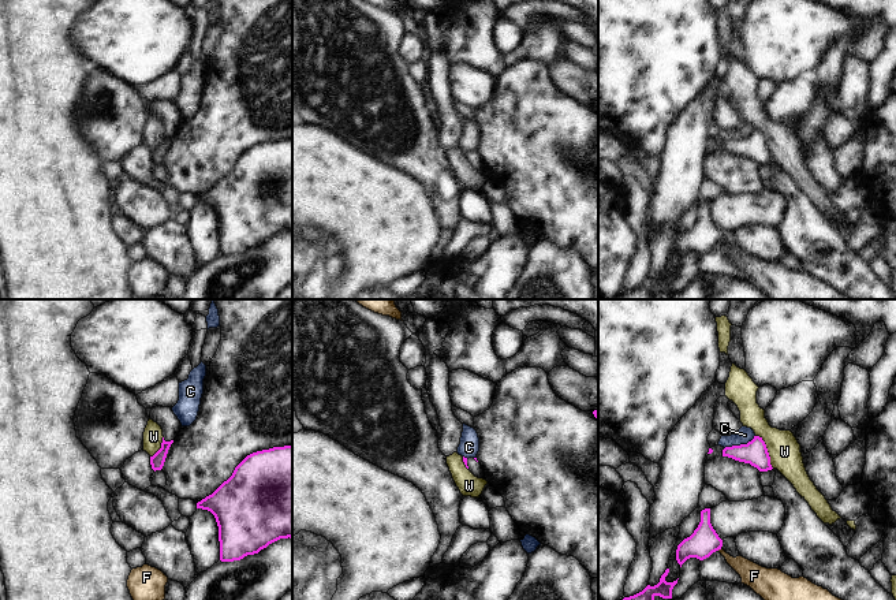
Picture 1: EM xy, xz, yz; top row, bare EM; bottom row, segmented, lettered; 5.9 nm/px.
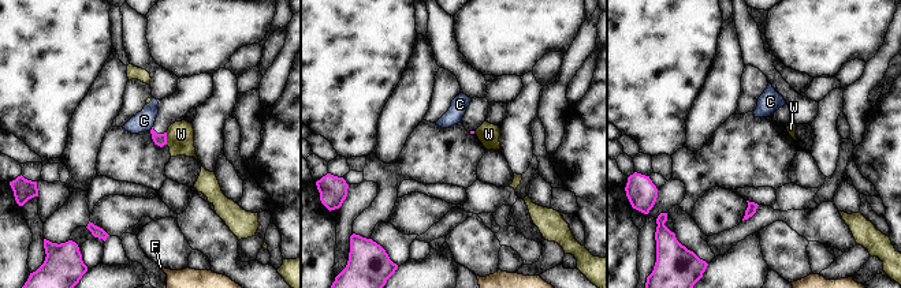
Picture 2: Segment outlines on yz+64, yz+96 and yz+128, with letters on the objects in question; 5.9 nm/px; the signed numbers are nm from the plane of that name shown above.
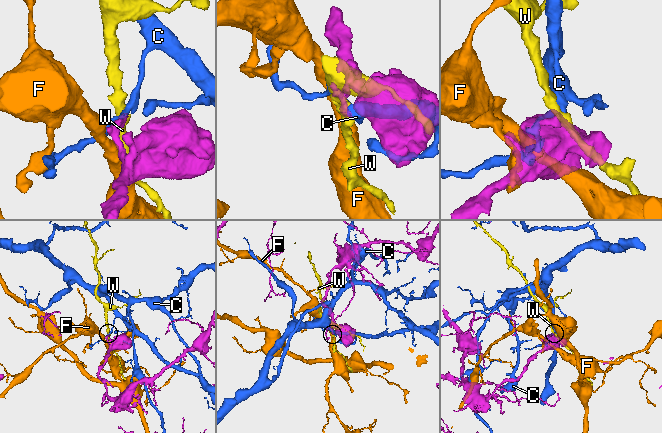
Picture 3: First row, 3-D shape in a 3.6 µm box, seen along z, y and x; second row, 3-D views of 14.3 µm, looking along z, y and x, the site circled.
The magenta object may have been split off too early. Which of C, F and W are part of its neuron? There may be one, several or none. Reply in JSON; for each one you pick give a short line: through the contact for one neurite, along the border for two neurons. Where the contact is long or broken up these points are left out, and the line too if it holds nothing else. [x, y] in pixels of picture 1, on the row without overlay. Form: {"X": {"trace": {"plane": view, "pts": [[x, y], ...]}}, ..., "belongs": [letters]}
{"belongs": []}

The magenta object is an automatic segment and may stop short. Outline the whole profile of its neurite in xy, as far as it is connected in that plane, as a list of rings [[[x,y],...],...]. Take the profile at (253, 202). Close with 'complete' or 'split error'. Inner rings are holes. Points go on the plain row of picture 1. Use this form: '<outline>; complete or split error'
[[[292,139],[273,141],[247,149],[212,189],[197,197],[210,205],[219,220],[220,254],[240,254],[280,232],[292,232]]]; complete

